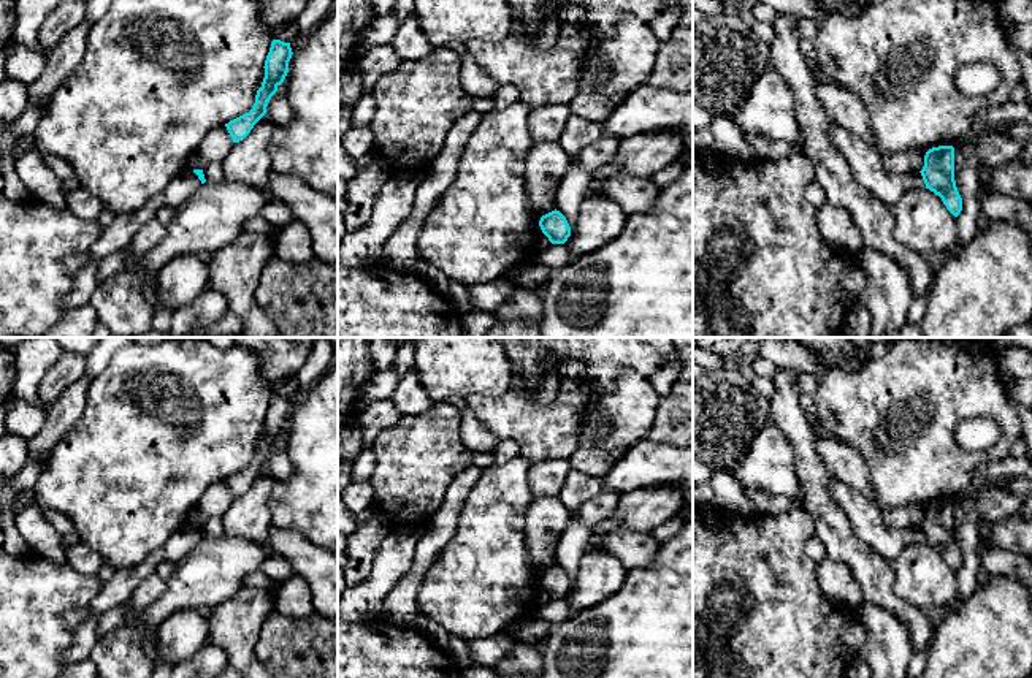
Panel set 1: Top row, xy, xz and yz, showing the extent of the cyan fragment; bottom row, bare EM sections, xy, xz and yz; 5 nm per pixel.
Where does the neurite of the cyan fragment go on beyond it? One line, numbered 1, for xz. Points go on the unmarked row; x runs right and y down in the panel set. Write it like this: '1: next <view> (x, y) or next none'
1: next none

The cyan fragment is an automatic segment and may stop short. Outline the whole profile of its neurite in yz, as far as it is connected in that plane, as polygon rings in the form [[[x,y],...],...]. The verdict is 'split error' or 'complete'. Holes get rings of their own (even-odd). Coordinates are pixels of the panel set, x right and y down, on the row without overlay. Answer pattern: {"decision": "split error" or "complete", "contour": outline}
{"decision": "complete", "contour": [[[938,501],[929,504],[919,528],[926,543],[938,550],[946,564],[957,572],[962,566],[962,553],[954,535],[954,502]]]}

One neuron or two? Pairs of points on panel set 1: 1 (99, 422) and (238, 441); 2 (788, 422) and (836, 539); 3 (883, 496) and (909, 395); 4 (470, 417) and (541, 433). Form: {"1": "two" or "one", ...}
{"1": "one", "2": "one", "3": "one", "4": "two"}

